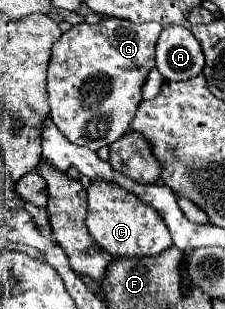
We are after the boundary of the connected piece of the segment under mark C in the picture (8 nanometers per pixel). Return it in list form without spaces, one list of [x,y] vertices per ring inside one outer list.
[[[93,179],[87,189],[87,229],[93,239],[113,259],[123,257],[155,257],[173,245],[165,221],[153,207],[145,207],[137,195],[121,189],[121,185]]]

